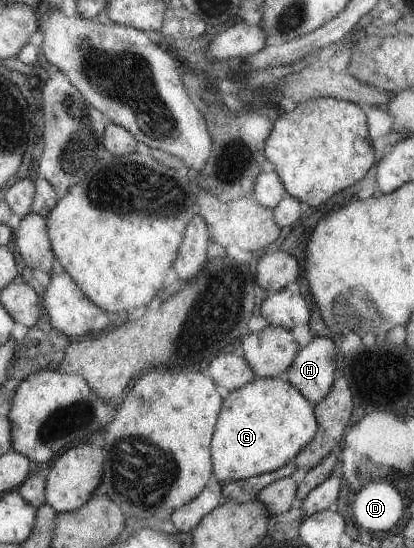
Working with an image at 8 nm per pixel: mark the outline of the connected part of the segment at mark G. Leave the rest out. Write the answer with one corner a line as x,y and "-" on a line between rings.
255,377
229,391
213,427
209,452
212,474
218,482
272,472
294,458
316,433
313,406
287,381

